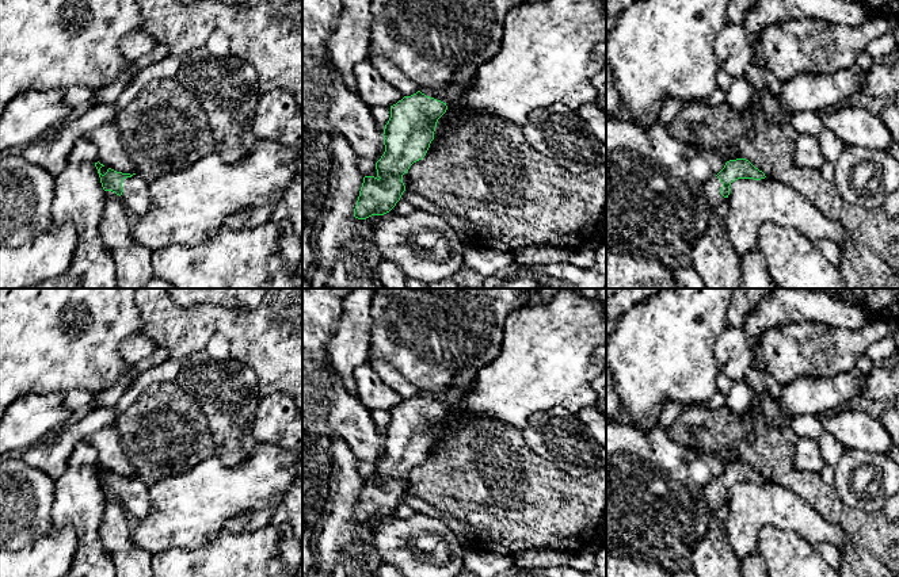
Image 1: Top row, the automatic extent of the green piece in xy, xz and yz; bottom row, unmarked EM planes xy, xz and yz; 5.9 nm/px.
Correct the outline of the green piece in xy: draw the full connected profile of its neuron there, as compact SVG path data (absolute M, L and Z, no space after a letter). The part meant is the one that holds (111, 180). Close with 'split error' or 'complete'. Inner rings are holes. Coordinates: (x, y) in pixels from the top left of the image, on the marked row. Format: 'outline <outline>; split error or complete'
outline M99 161L95 163L100 183L104 191L113 191L121 196L122 205L132 217L142 217L149 213L152 203L148 190L148 181L140 175L117 172L111 168L104 175L100 168L104 167Z; split error

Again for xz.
outline M423 88L391 106L391 118L382 134L385 152L376 163L377 176L363 177L355 218L384 215L396 206L405 191L403 175L426 156L437 122L447 110L445 102L446 88Z; split error

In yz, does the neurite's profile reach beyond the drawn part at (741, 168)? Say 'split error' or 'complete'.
split error

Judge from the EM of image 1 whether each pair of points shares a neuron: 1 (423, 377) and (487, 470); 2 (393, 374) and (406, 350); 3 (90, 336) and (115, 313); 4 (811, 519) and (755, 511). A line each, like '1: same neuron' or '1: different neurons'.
1: different neurons
2: different neurons
3: same neuron
4: same neuron

